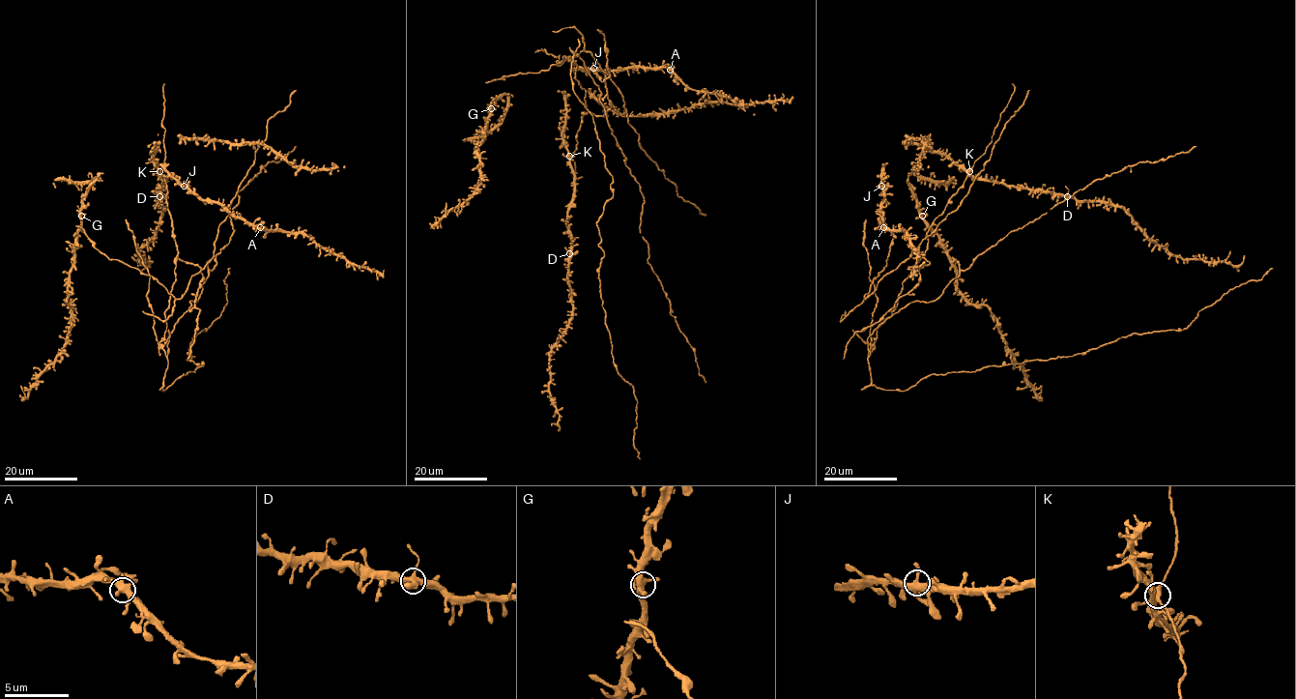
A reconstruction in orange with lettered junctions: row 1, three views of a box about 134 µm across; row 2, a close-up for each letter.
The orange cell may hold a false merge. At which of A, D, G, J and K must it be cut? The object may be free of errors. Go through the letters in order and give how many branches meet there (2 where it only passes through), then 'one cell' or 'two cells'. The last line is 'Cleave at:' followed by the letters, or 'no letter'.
A: 5 branches meet; one cell
D: 5 branches meet; one cell
G: 5 branches meet; one cell
J: 5 branches meet; one cell
K: 5 branches meet; two cells
Cleave at: K

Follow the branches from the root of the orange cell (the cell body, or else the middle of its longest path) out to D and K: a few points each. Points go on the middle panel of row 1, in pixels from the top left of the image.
D: (575, 72), (585, 90), (588, 111), (582, 113), (577, 147), (570, 158), (574, 193), (567, 214), (569, 253)
K: (575, 72), (575, 78), (585, 90), (588, 111), (582, 113), (576, 134), (577, 147), (569, 155)

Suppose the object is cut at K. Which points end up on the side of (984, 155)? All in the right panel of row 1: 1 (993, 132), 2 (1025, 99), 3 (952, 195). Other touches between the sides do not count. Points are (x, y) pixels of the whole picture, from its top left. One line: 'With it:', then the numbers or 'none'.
With it: 1, 3

